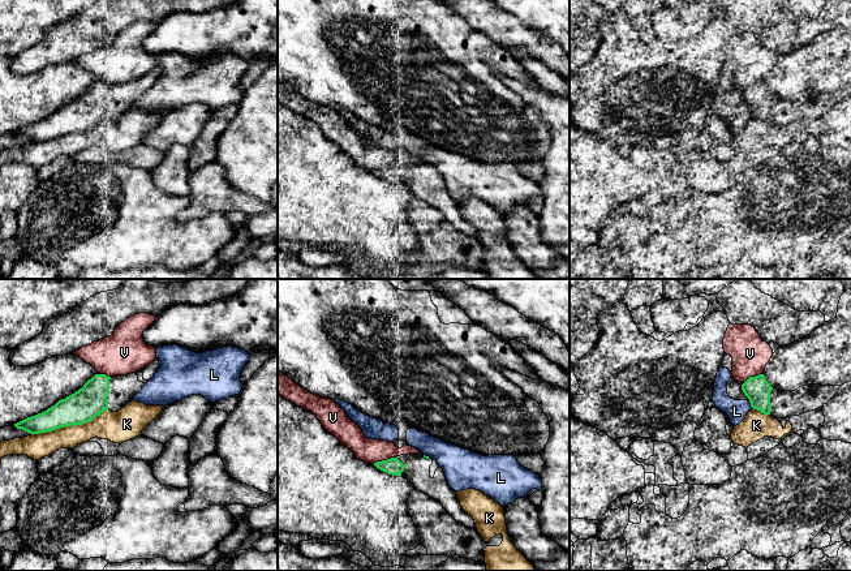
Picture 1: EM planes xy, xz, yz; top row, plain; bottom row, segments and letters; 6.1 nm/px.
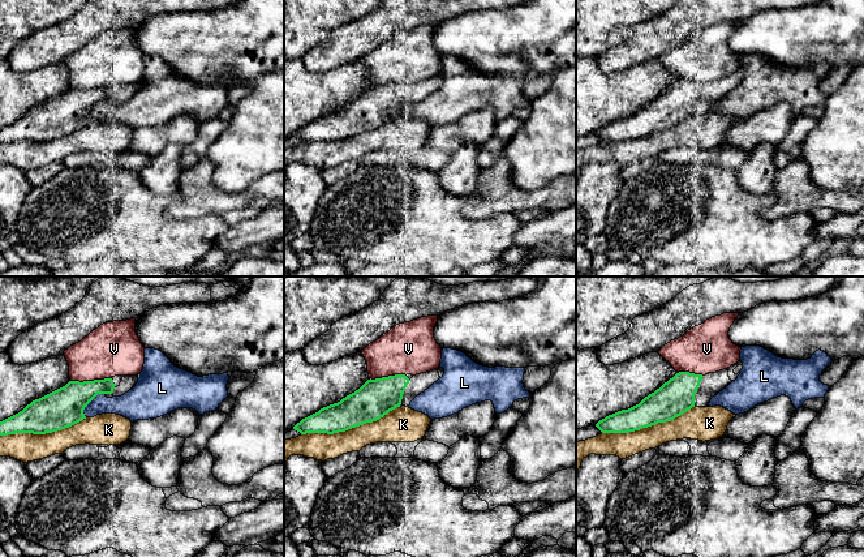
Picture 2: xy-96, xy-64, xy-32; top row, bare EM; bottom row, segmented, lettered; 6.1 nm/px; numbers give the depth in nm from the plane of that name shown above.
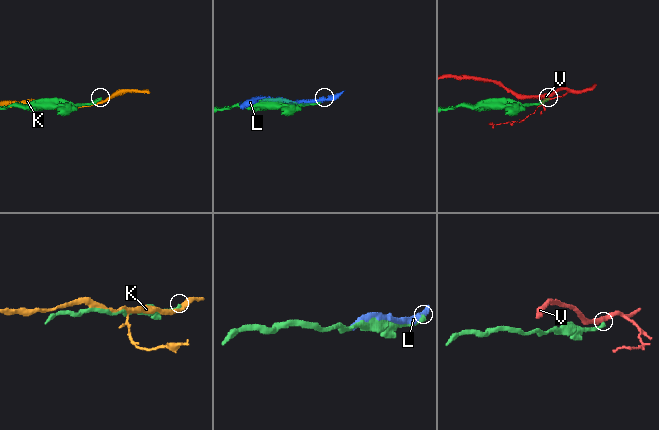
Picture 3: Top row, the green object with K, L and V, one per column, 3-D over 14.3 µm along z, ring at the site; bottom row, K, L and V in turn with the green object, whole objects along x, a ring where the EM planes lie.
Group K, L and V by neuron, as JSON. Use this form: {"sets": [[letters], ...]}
{"sets": [["K"], ["L"], ["V"]]}

